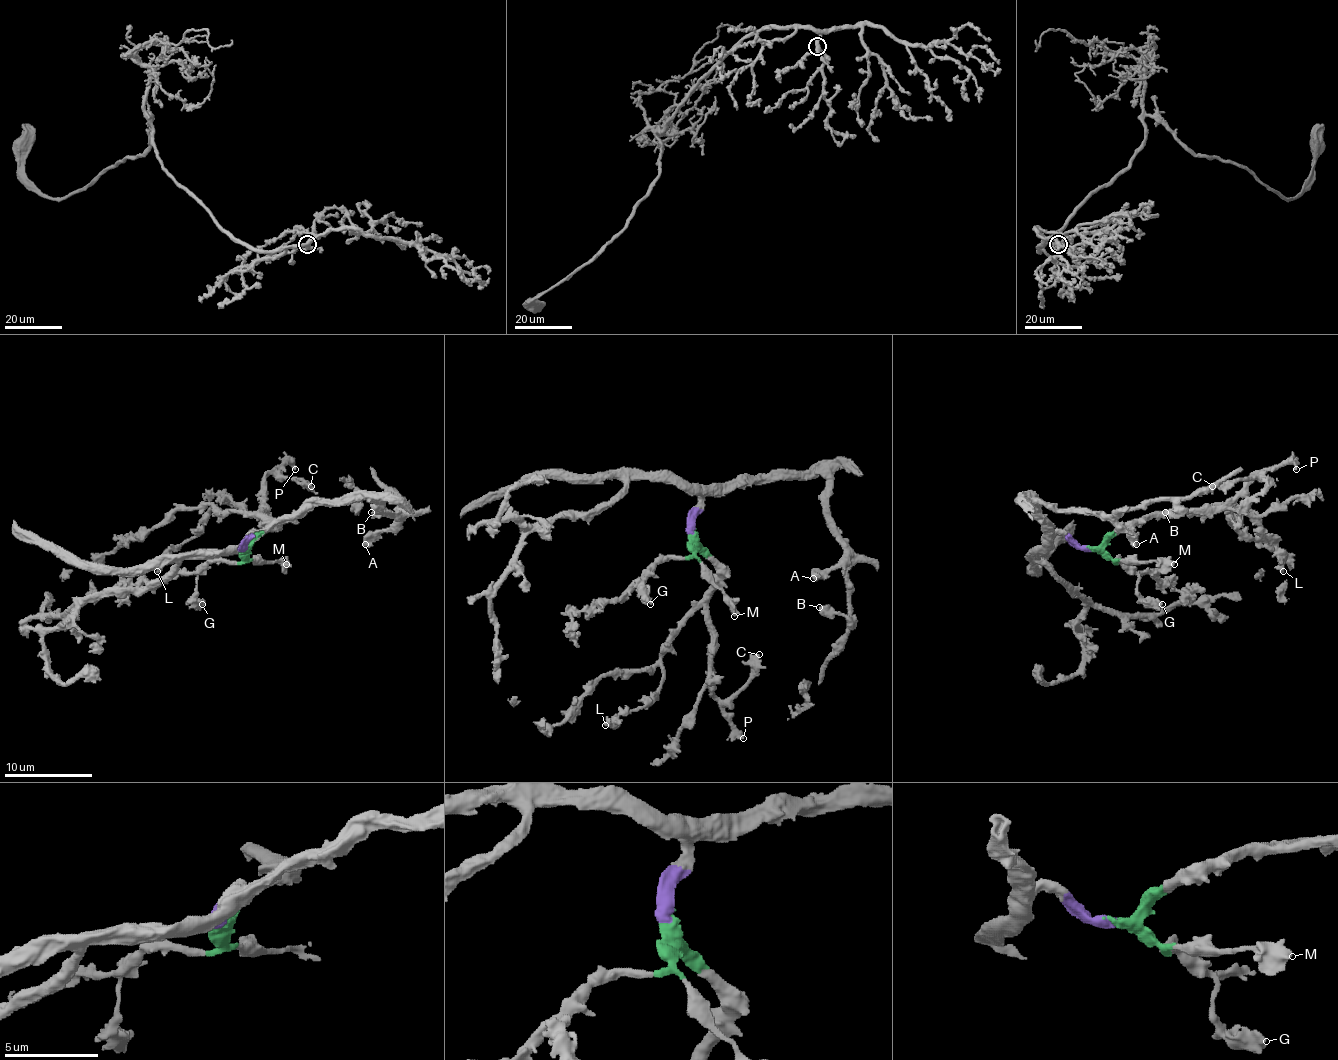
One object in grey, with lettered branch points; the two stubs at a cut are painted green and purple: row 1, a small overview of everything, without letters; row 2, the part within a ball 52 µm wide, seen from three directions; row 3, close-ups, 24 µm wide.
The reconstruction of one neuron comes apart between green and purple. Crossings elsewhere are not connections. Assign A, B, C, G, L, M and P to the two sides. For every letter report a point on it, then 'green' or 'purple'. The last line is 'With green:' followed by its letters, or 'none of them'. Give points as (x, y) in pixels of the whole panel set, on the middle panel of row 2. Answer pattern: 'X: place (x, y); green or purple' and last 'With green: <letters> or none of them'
A: place (813, 578); purple
B: place (819, 607); purple
C: place (759, 654); green
G: place (650, 604); green
L: place (605, 725); green
M: place (734, 616); green
P: place (743, 738); green
With green: C, G, L, M, P

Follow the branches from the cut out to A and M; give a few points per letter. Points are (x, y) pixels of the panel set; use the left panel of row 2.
A: (245, 549), (254, 534), (280, 521), (298, 521), (316, 505), (371, 498), (395, 518), (364, 545)
M: (245, 549), (247, 558), (276, 560), (287, 565)

